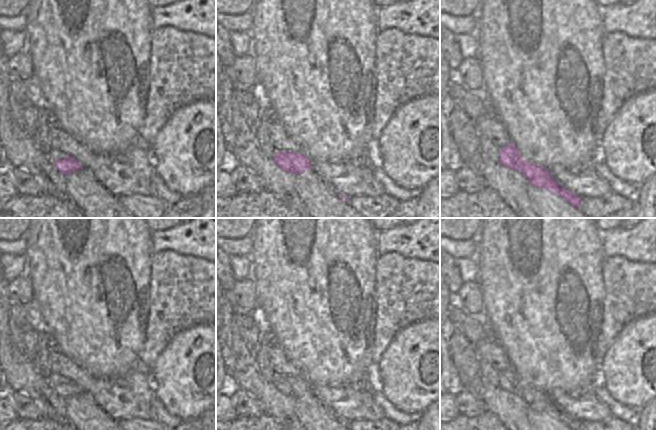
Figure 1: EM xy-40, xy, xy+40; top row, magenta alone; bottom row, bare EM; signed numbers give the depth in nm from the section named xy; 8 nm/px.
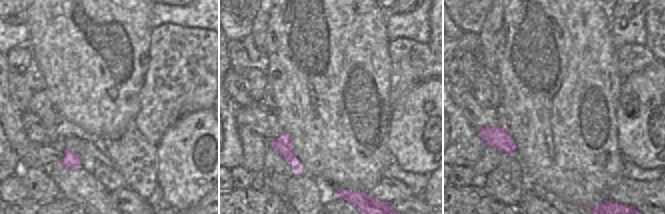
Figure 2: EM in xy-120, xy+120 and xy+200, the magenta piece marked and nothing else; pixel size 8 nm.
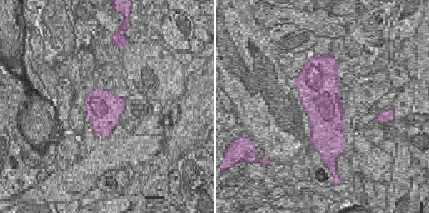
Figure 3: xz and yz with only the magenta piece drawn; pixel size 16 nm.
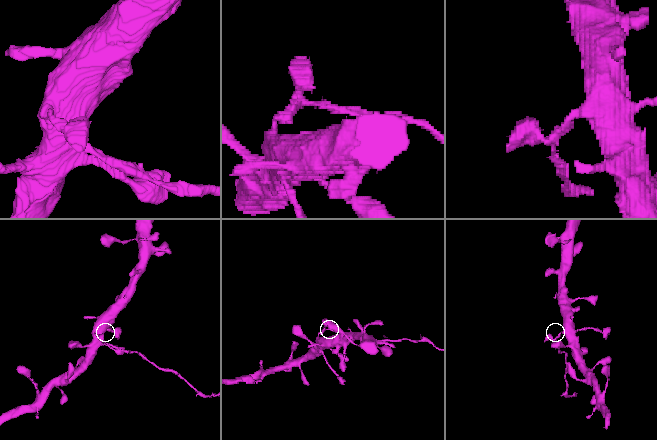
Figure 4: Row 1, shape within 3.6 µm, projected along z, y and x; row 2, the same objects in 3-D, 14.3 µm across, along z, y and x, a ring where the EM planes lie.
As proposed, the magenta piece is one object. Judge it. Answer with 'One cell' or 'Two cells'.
Two cells.

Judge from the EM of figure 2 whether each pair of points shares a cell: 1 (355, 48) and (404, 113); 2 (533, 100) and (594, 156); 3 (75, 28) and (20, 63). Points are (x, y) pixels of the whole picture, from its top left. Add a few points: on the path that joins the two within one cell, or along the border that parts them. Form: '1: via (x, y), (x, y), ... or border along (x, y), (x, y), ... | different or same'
1: border along (393, 107), (389, 130) | different
2: via (548, 112), (579, 143) | same
3: border along (29, 48), (34, 65) | different

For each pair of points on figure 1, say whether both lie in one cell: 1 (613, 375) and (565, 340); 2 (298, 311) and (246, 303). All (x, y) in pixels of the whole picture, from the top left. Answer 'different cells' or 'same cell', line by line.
1: different cells
2: different cells

